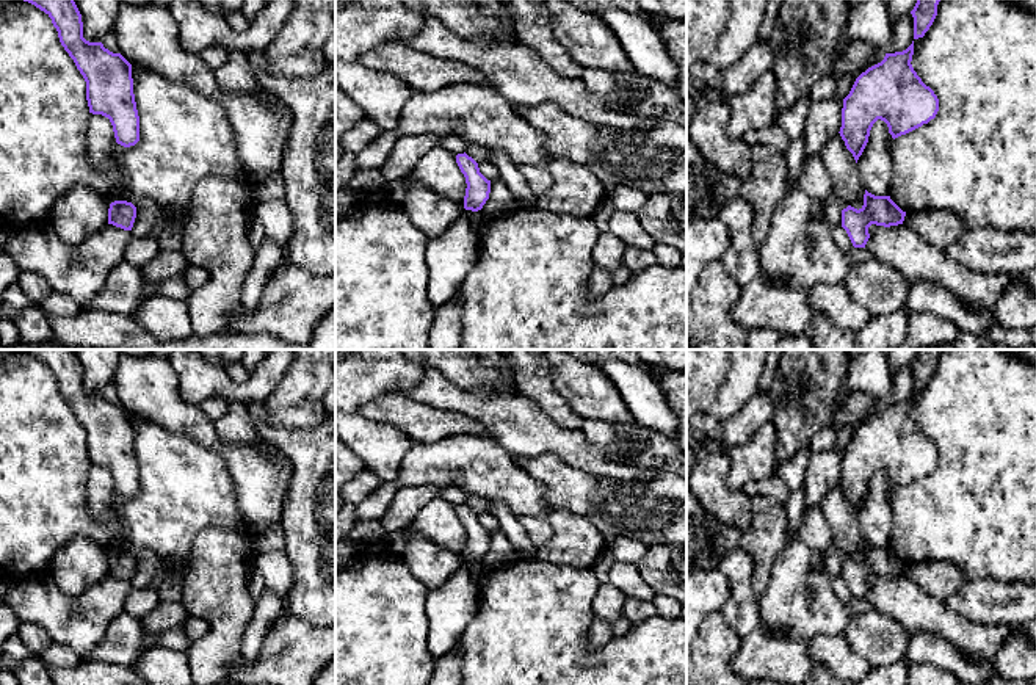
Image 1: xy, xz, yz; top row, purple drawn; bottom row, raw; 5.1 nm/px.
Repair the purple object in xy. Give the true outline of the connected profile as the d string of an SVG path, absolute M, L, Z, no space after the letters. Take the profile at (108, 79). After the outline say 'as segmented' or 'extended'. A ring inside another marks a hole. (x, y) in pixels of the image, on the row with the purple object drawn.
M24 0L44 11L58 31L64 50L74 60L86 82L86 100L89 113L110 119L116 143L130 147L139 141L139 116L133 94L132 64L121 55L103 47L102 42L89 42L83 38L82 14L74 0Z; as segmented

